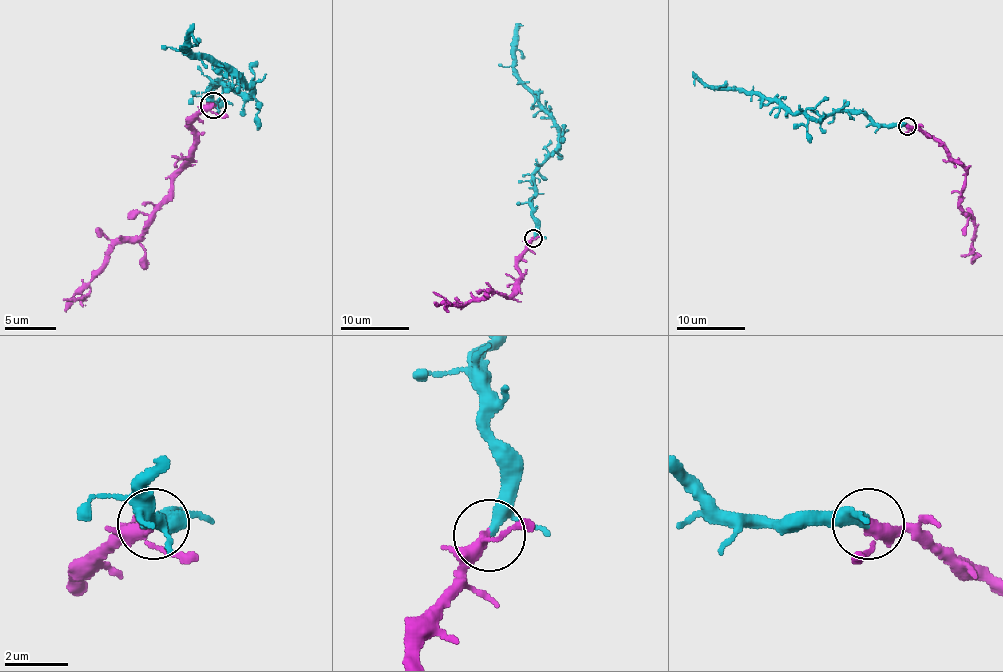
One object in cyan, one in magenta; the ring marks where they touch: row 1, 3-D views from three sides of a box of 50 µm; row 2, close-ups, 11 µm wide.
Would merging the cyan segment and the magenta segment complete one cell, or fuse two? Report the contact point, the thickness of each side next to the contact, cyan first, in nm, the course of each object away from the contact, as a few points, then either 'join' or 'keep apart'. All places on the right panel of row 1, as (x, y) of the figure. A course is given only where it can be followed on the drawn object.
at (907, 126); 240 nm thick on the cyan side, 300 nm on the other; cyan runs (908, 126), (873, 124), (861, 112), (808, 117), (737, 88), (708, 88), (696, 78), (694, 85); magenta runs (908, 126), (935, 138), (965, 169), (965, 186), (959, 204), (975, 224), (971, 264); join

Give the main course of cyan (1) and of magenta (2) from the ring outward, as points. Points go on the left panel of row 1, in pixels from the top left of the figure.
1: (214, 106), (211, 93), (216, 82), (247, 95), (250, 85), (185, 49), (190, 33), (198, 44)
2: (214, 106), (190, 124), (193, 155), (172, 175), (172, 196), (136, 237), (123, 237), (66, 312)

